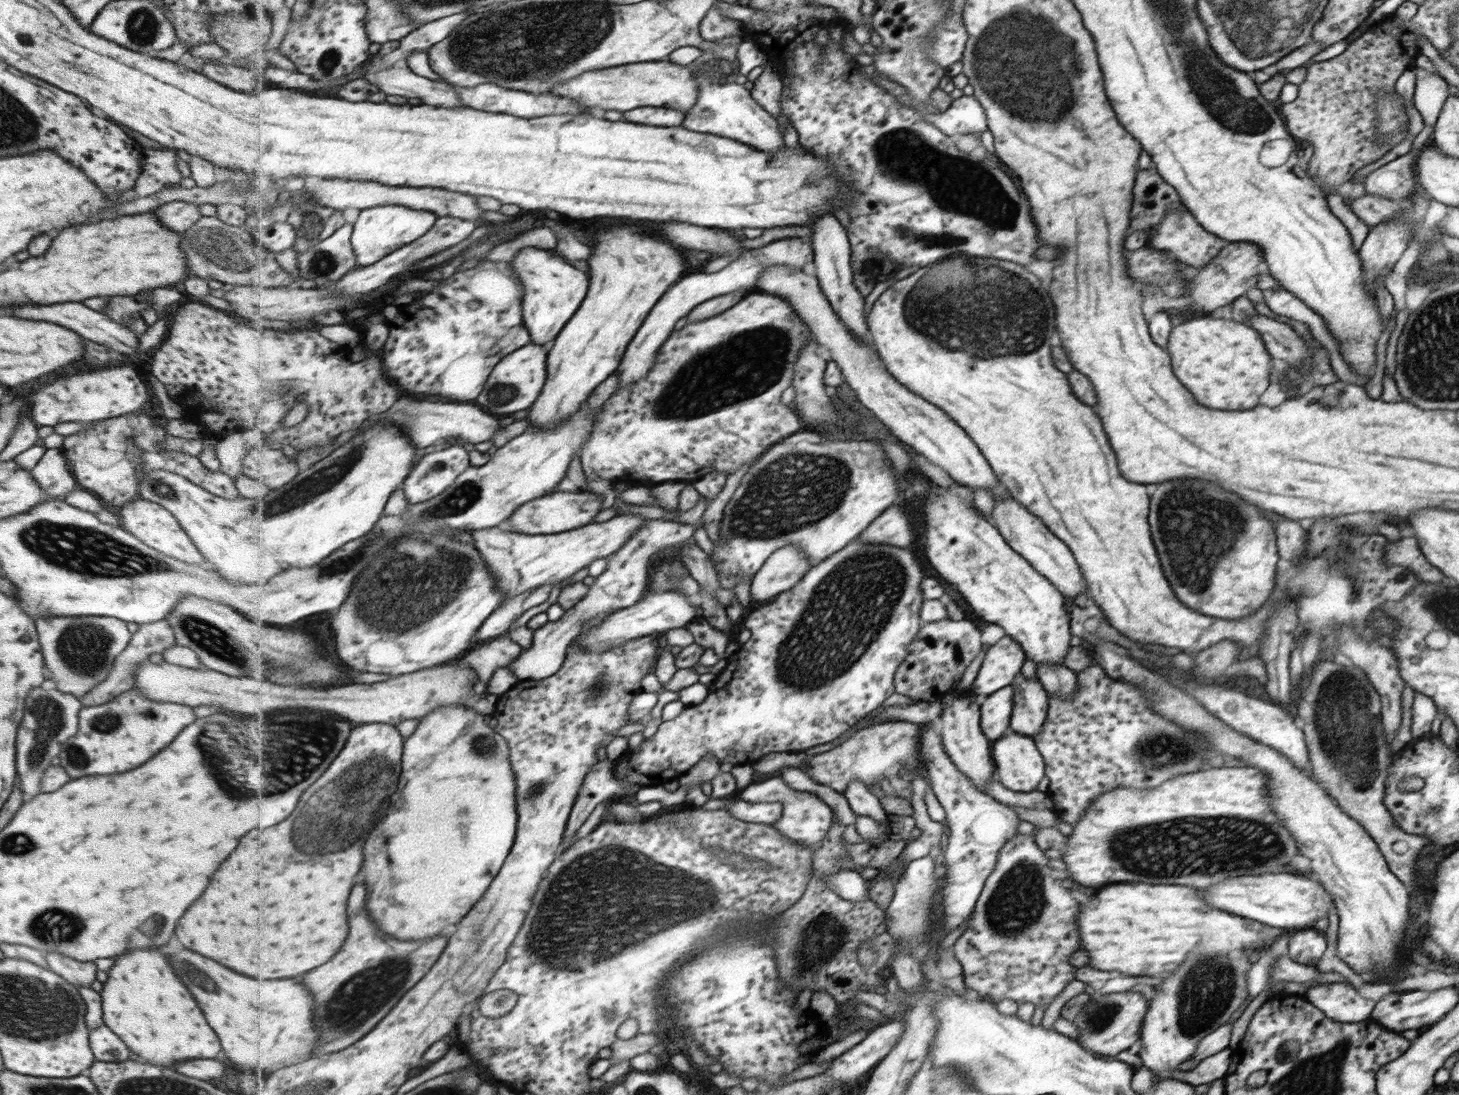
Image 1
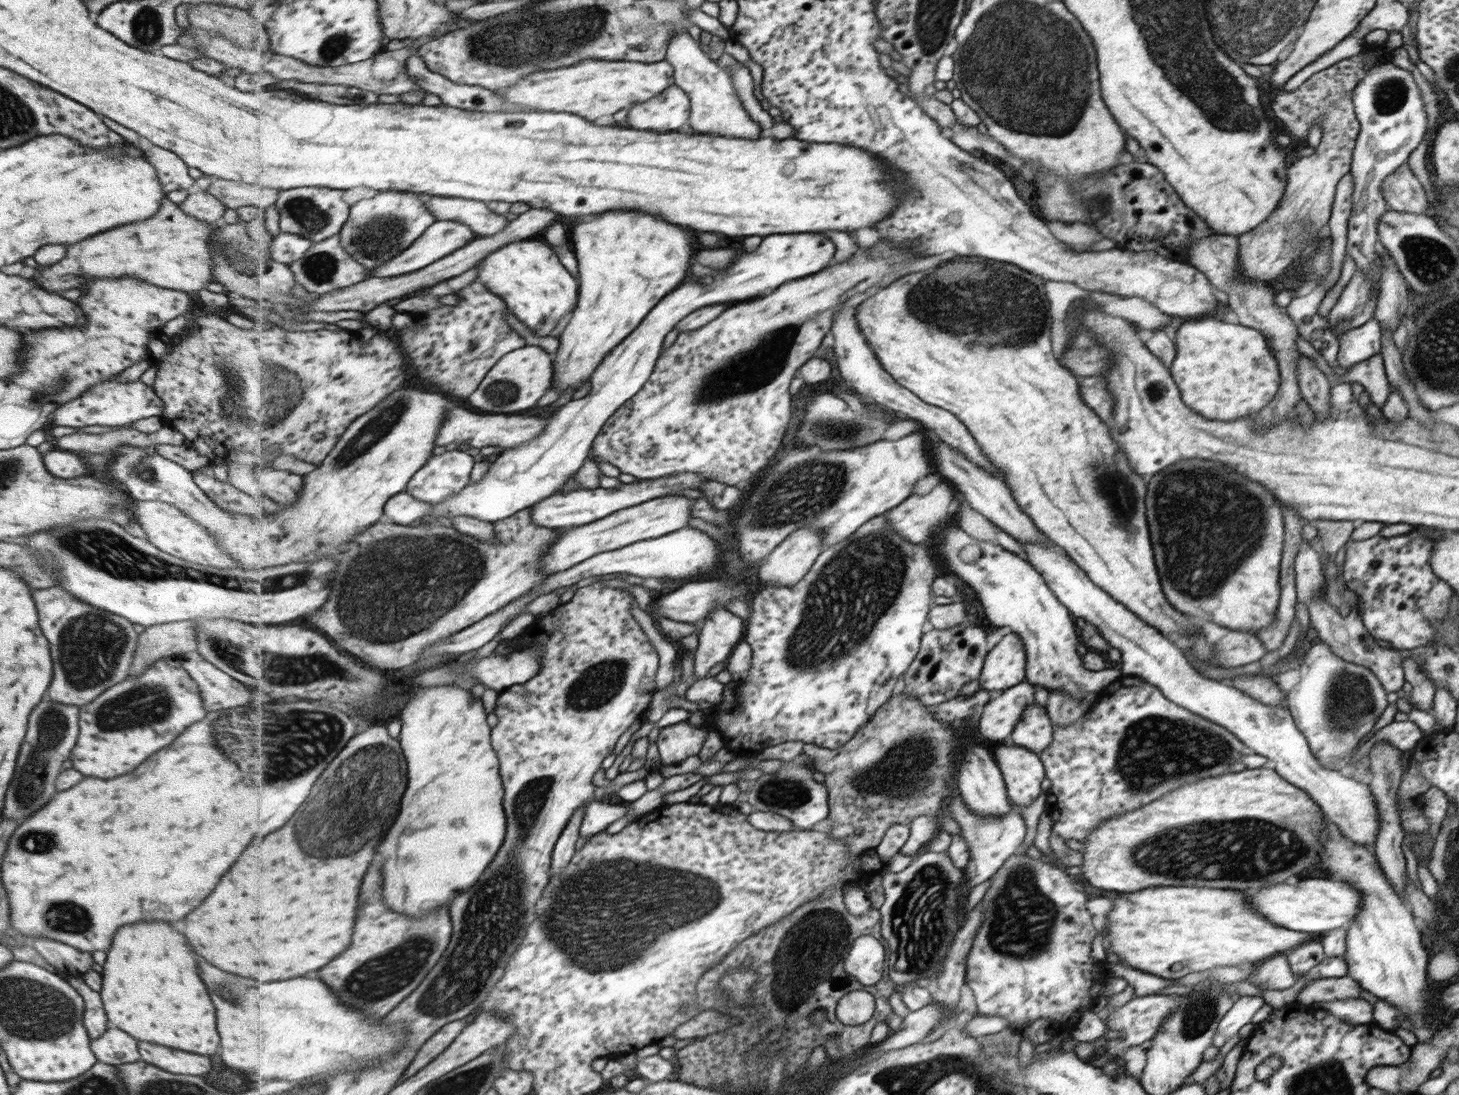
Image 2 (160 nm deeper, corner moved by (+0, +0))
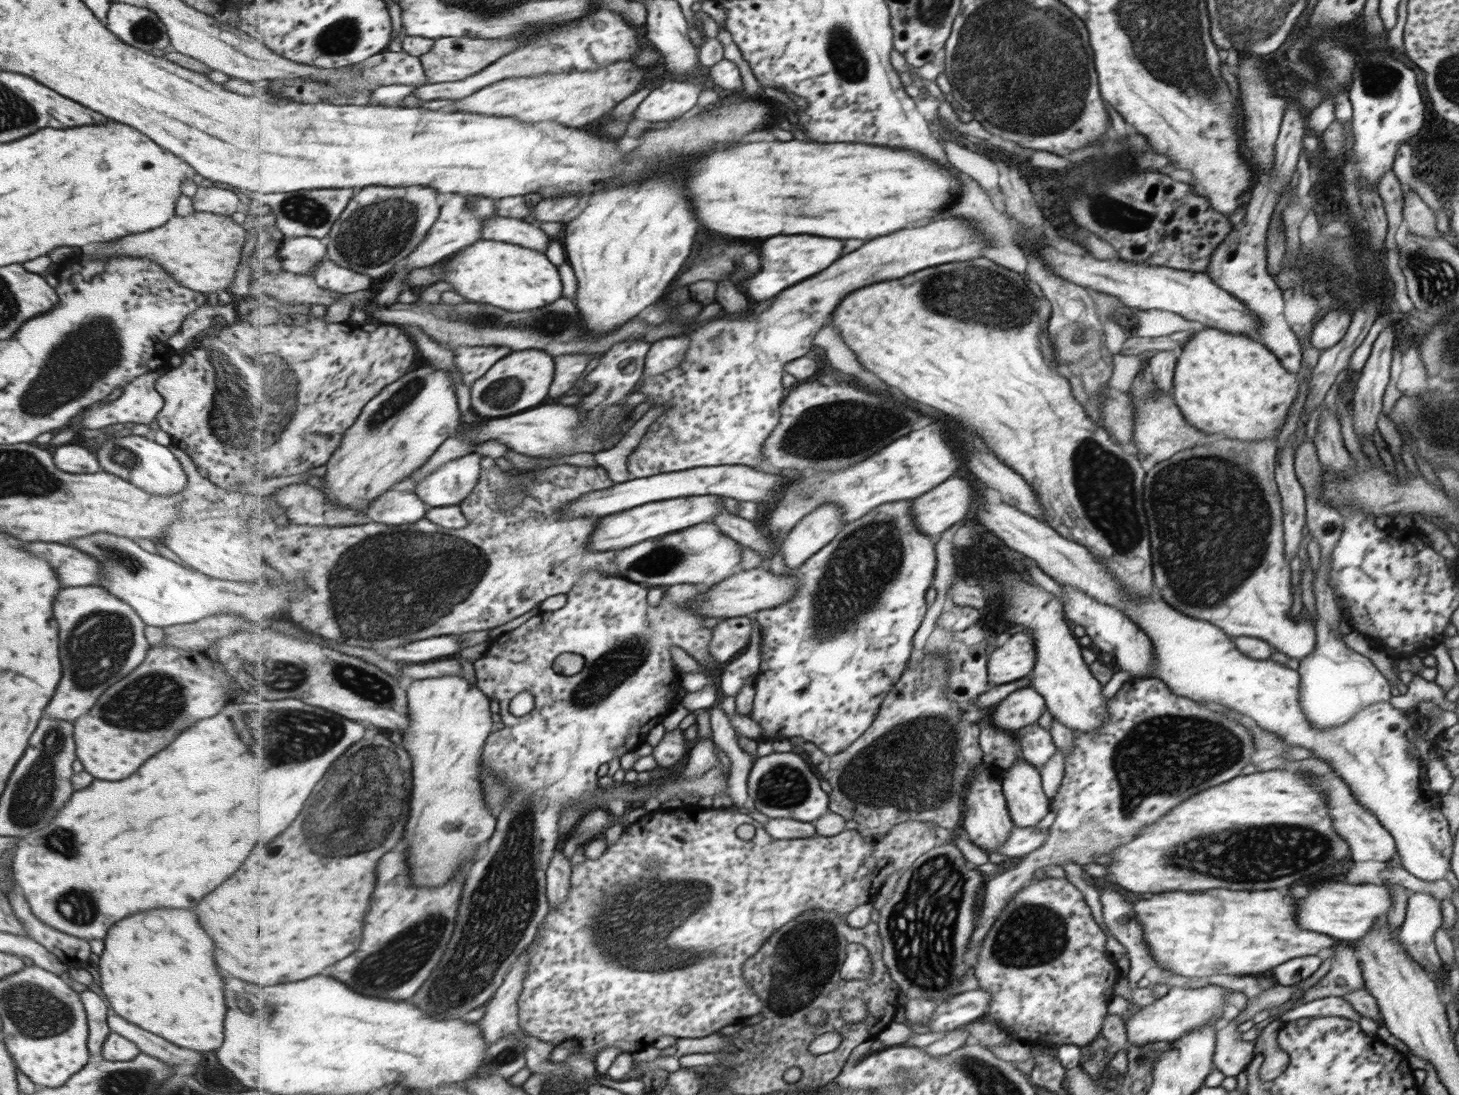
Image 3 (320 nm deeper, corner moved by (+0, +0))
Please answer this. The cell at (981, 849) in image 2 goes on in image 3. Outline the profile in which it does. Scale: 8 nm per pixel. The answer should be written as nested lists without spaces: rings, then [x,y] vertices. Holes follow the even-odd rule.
[[[1036,827],[1011,828],[1010,836],[997,850],[997,863],[1001,864],[1013,856],[1026,856],[1038,850],[1048,836],[1047,831],[1038,830]]]

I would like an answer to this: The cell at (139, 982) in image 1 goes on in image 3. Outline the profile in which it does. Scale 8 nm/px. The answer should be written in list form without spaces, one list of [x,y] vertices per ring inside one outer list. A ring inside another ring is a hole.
[[[157,908],[137,912],[114,922],[106,932],[103,950],[97,965],[100,987],[113,1012],[137,1028],[153,1032],[175,1046],[198,1053],[215,1050],[223,1040],[223,980],[213,962],[211,938],[203,932],[193,910],[187,908]]]

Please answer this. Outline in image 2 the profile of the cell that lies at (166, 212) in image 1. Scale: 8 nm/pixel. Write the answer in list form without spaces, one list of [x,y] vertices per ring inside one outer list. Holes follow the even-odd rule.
[[[194,189],[189,191],[183,202],[177,204],[187,216],[195,217],[197,220],[209,224],[219,223],[226,206],[217,200],[211,193]]]

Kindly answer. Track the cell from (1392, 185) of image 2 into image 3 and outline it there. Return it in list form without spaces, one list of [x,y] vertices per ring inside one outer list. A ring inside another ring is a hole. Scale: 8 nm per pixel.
[[[1411,189],[1402,197],[1402,219],[1407,222],[1411,234],[1425,238],[1437,238],[1436,218],[1432,210]]]

